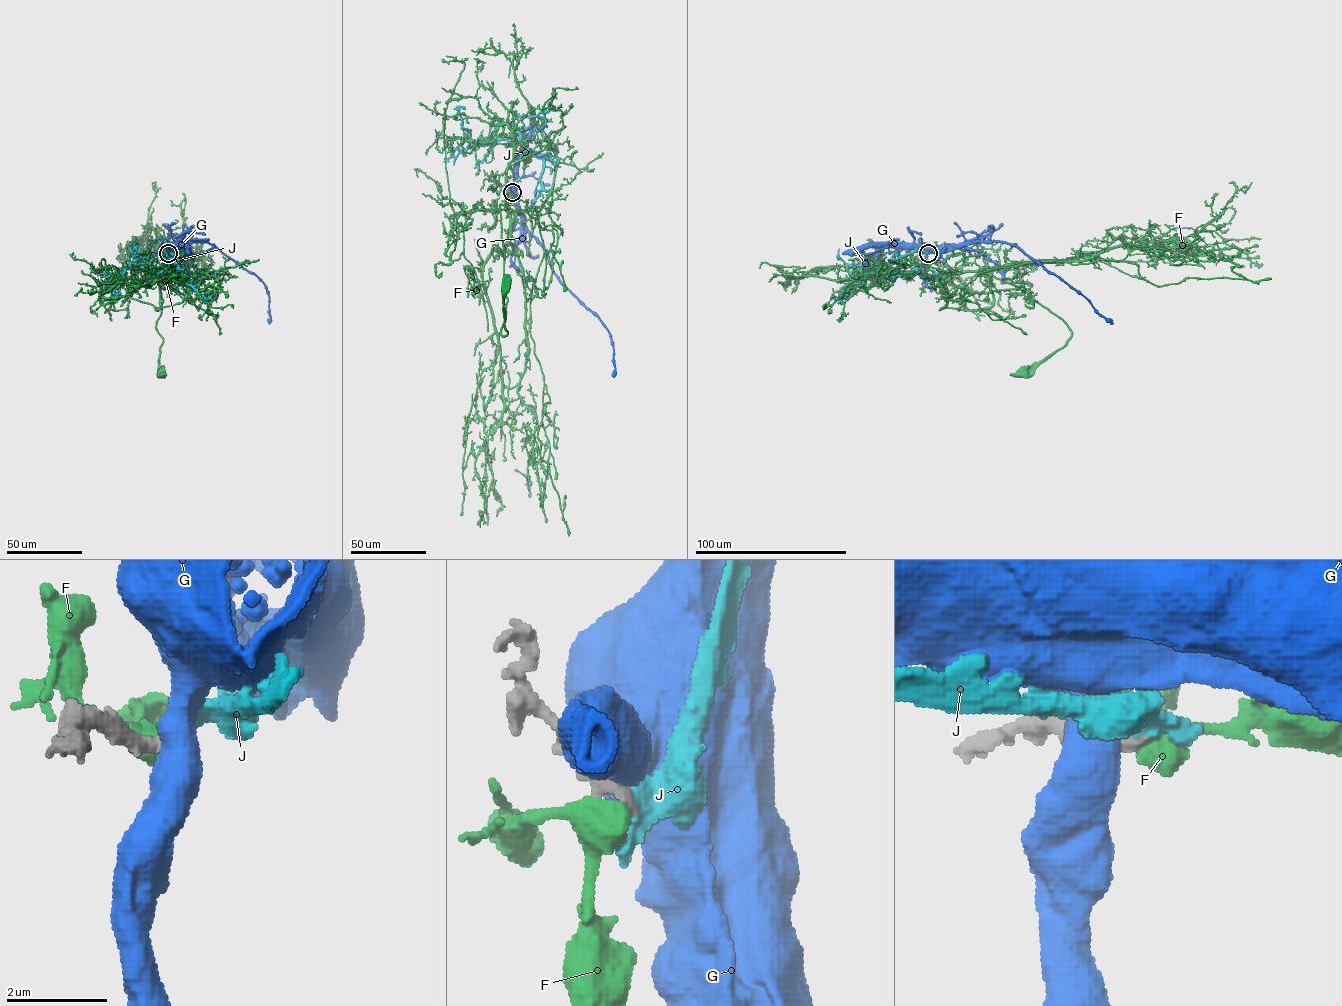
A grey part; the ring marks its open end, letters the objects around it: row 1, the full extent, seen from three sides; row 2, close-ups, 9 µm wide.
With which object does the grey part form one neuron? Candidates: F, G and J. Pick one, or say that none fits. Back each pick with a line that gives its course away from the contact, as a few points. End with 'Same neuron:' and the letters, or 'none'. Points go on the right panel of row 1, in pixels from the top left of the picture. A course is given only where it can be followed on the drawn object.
J: course (928, 252), (904, 254), (879, 271), (871, 271), (867, 264), (879, 266), (876, 265), (862, 283), (844, 293)
Same neuron: J

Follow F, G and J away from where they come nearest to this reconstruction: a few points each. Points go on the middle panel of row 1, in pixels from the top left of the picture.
F: (512, 192), (511, 204), (506, 178), (510, 230), (504, 260), (507, 301), (502, 335), (507, 333), (506, 286)
G: (512, 191), (521, 225), (541, 245), (558, 279), (598, 317), (609, 333), (614, 377)
J: (512, 192), (526, 164), (521, 137), (516, 131), (486, 144), (475, 144), (462, 127), (458, 108), (465, 109)

